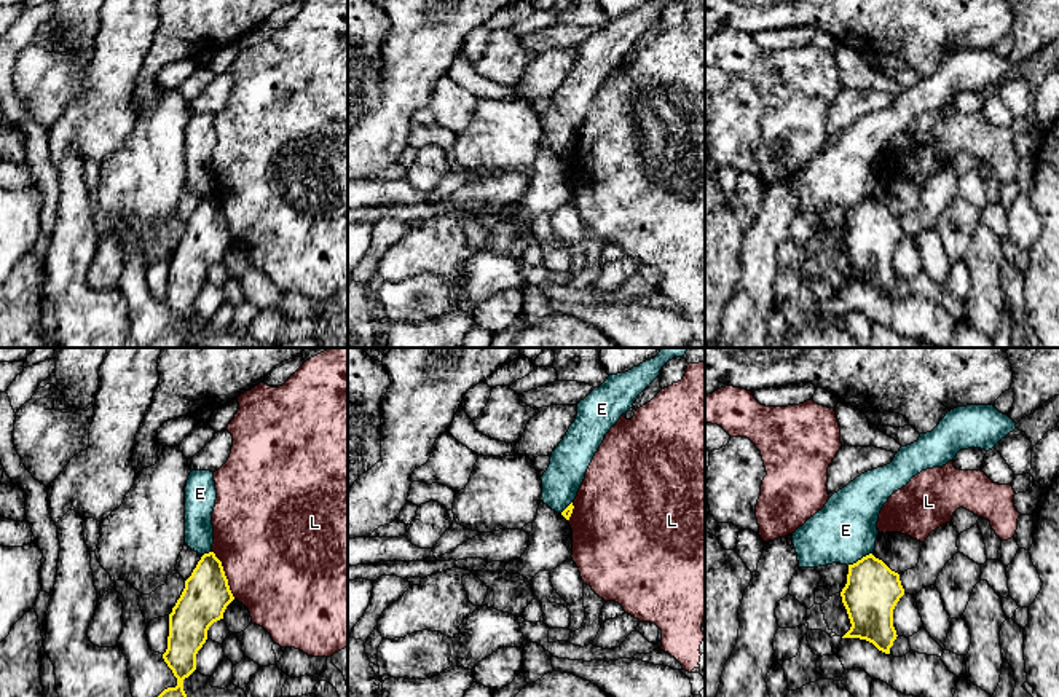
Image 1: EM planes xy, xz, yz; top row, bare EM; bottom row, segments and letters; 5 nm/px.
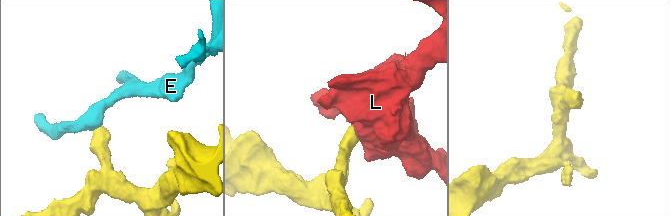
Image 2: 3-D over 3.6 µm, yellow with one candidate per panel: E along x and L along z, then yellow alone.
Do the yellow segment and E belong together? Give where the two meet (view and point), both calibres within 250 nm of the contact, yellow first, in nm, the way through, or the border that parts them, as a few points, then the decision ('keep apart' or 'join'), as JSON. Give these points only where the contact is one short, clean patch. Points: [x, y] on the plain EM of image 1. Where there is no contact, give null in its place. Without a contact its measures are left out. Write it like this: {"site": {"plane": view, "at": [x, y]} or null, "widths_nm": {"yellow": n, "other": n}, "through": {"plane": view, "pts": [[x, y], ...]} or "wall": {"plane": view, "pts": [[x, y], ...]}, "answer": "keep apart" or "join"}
{"site": {"plane": "yz", "at": [858, 203]}, "widths_nm": {"yellow": 280, "other": 320}, "wall": {"plane": "yz", "pts": [[871, 195], [847, 208]]}, "answer": "keep apart"}

